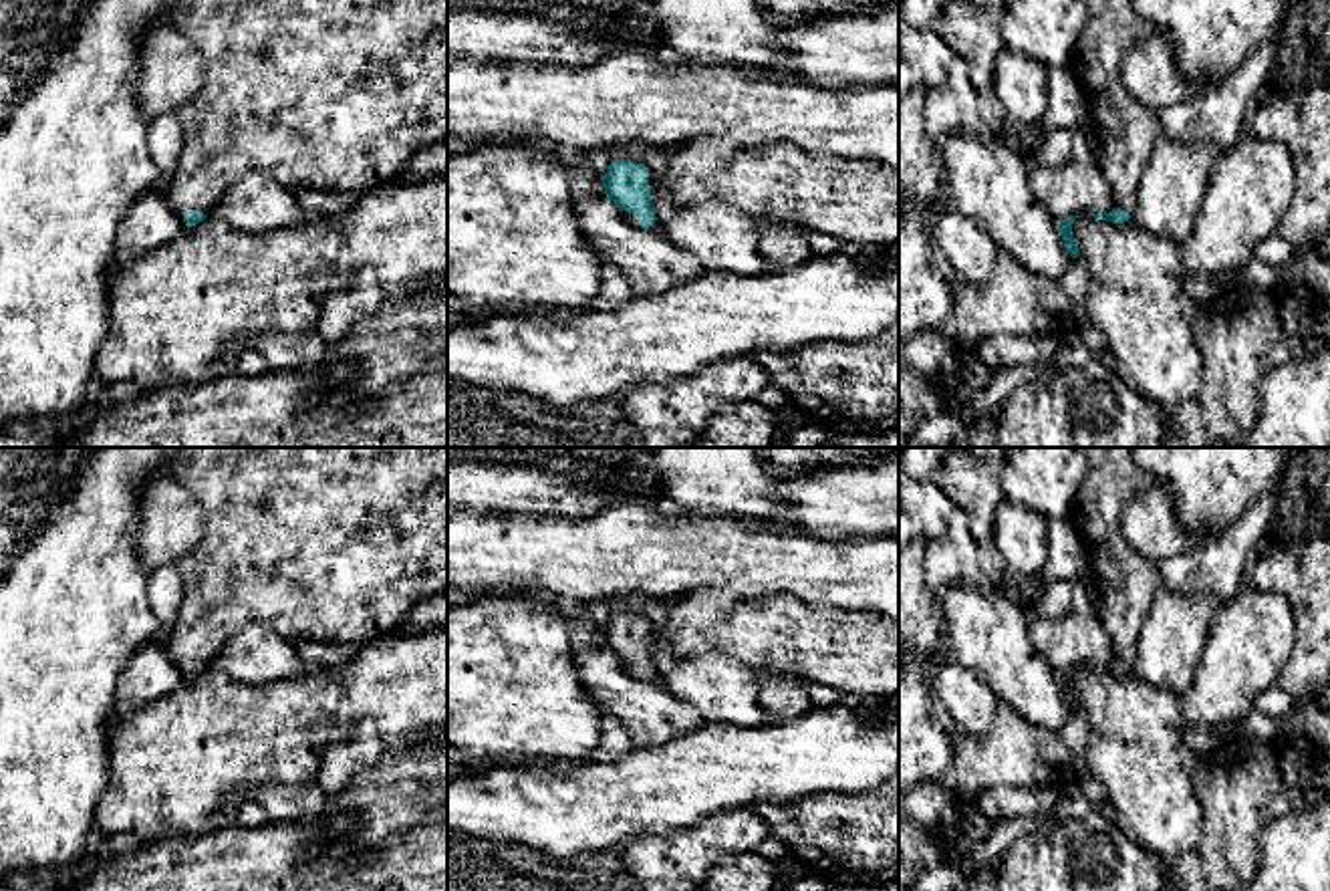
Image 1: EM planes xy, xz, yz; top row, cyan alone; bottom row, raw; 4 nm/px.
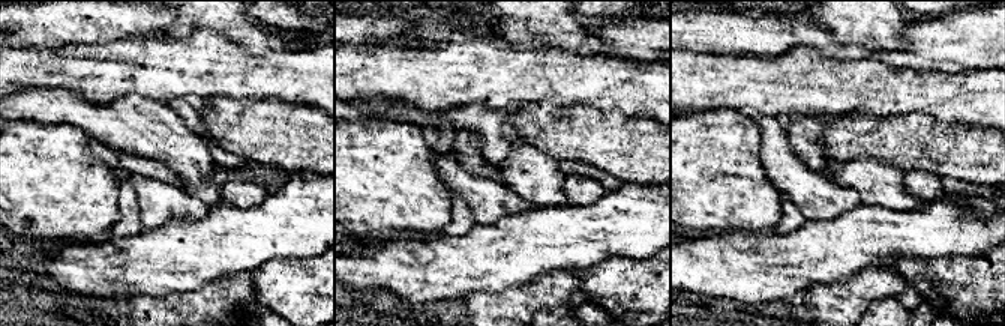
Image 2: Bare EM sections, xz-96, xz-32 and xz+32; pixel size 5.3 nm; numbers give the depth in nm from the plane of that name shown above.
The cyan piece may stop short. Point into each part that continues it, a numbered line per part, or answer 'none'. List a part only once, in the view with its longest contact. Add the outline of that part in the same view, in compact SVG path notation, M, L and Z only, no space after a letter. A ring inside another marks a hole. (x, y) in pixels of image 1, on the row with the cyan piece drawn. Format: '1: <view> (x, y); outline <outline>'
1: xy (335, 95); outline M173 0L167 24L175 26L204 58L204 85L177 111L183 125L177 169L157 189L179 214L210 216L220 198L250 171L264 171L290 192L314 187L361 194L403 173L417 147L447 135L447 0Z

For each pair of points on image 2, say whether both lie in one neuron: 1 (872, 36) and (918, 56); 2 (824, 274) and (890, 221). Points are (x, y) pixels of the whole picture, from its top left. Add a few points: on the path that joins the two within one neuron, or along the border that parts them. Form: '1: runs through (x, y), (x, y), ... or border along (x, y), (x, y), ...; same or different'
1: border along (909, 21), (902, 35), (903, 47), (863, 45); different
2: runs through (840, 257), (858, 239), (873, 235); same

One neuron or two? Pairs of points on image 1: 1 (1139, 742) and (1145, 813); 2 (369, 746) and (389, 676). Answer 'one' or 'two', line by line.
1: one
2: two

